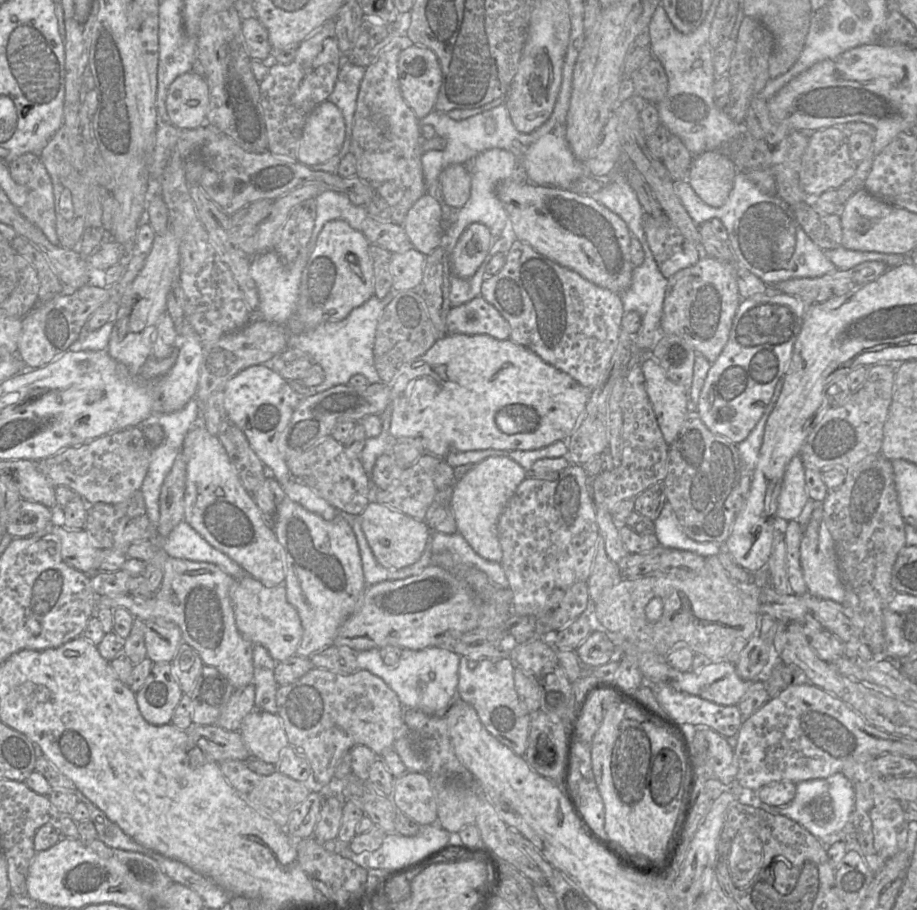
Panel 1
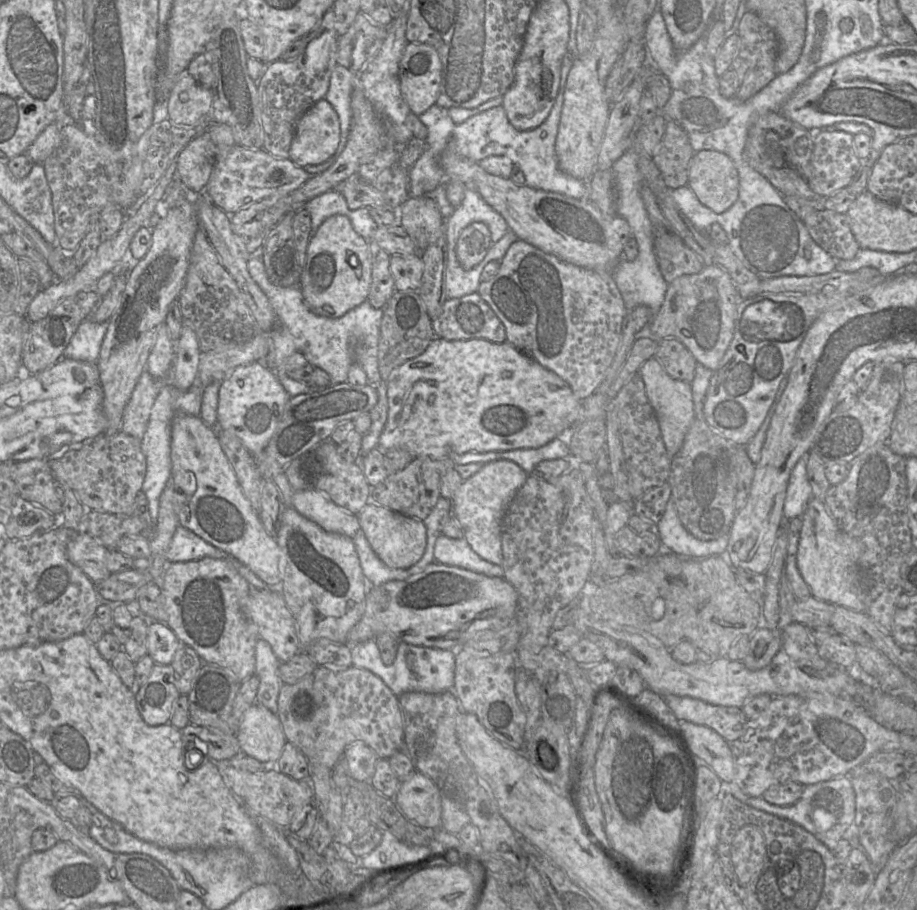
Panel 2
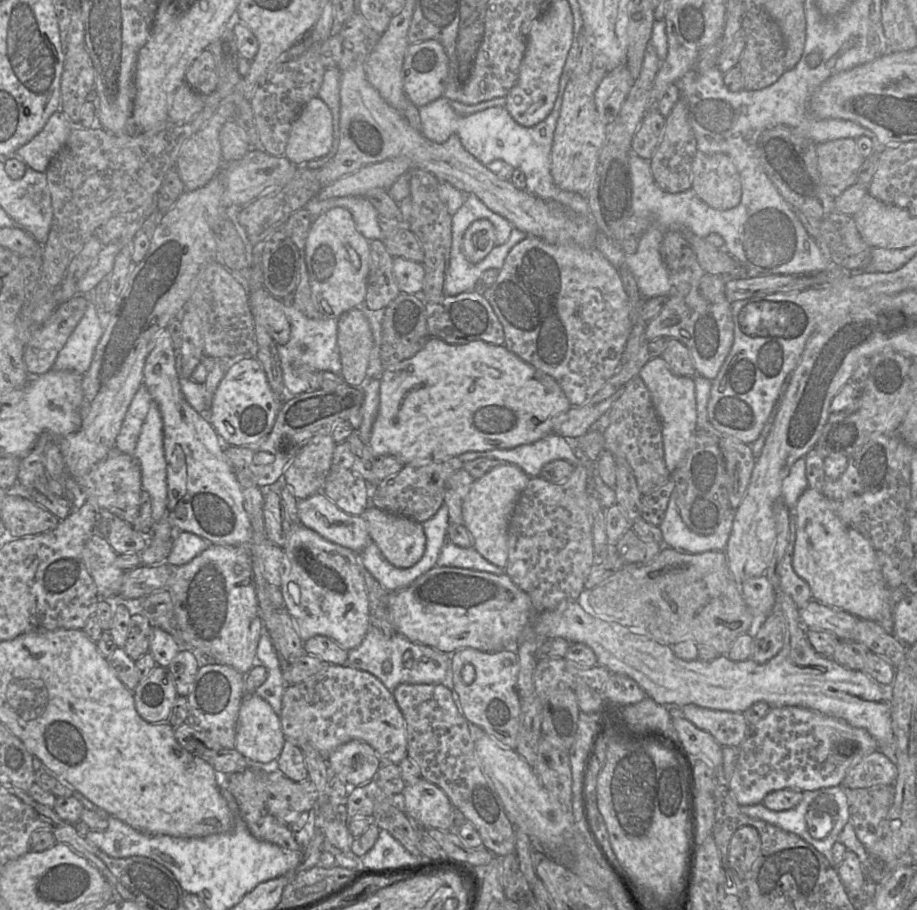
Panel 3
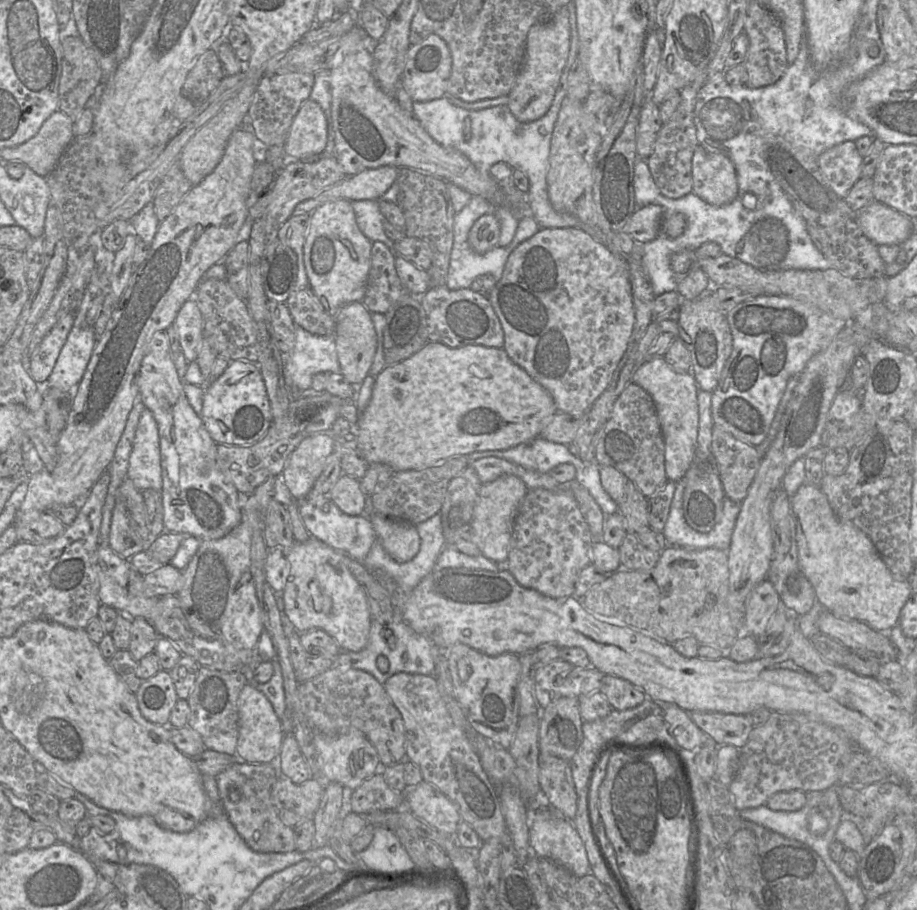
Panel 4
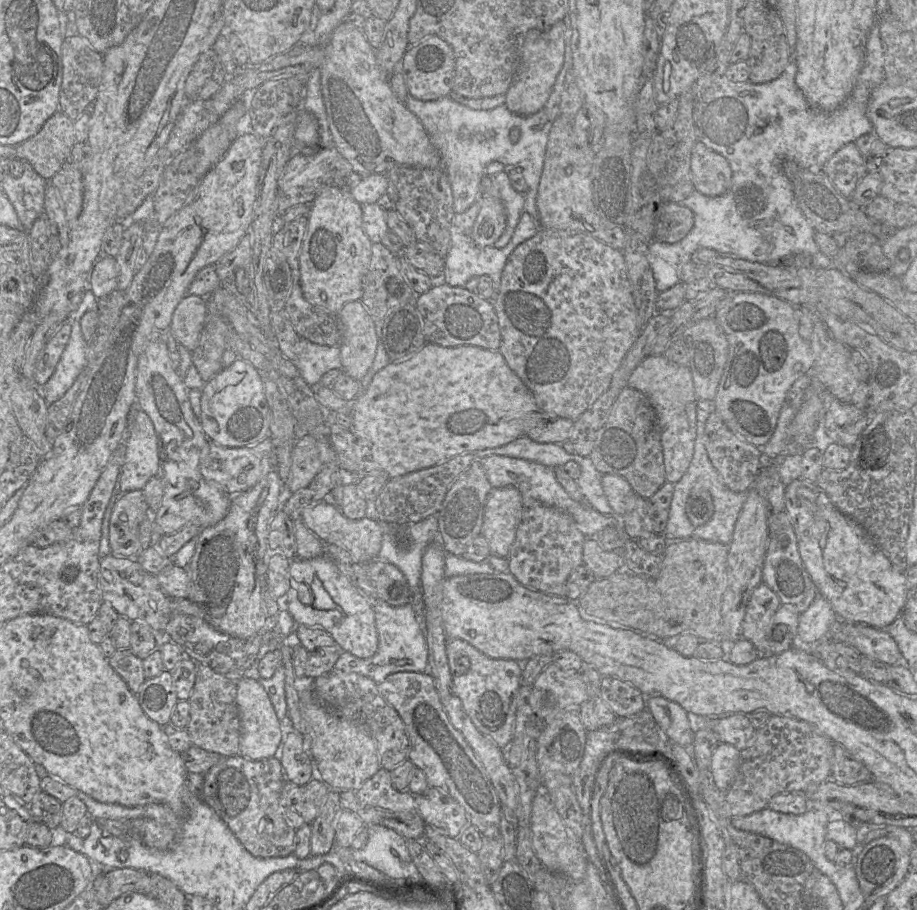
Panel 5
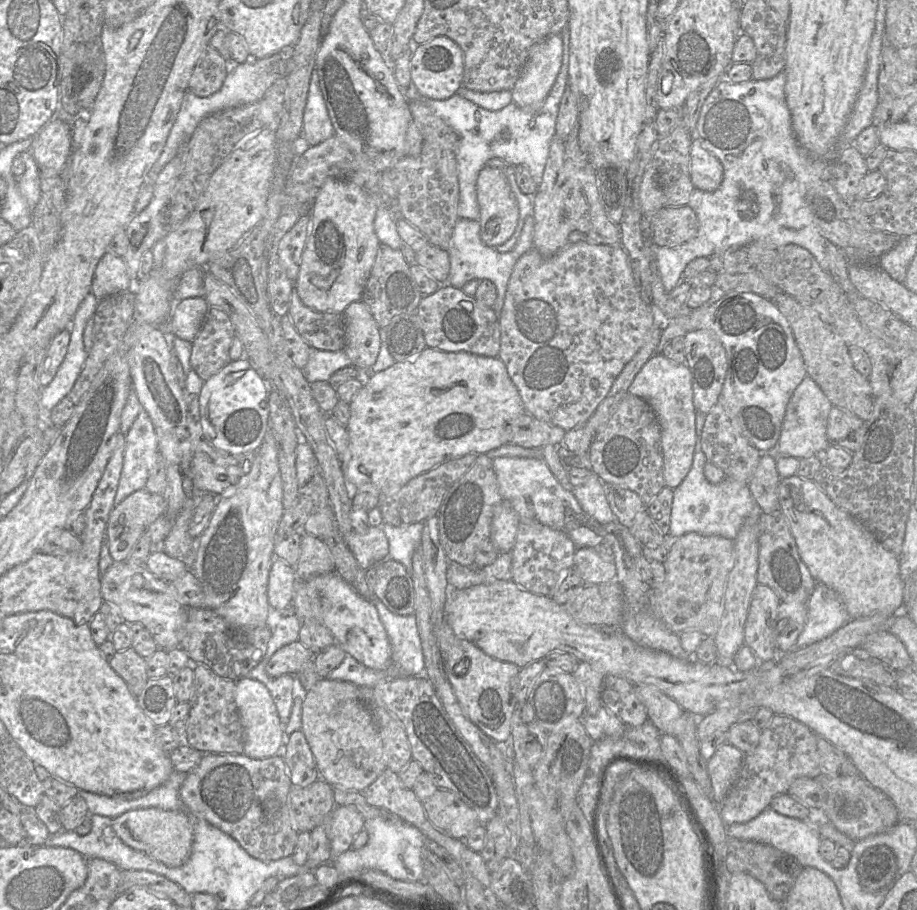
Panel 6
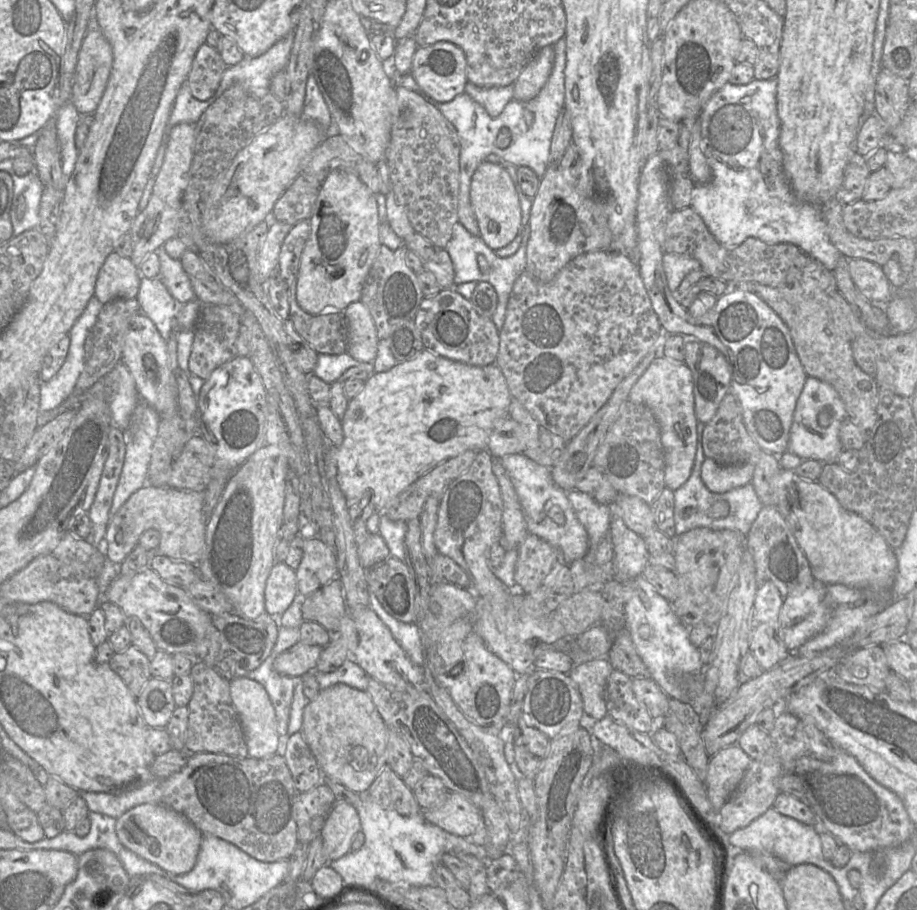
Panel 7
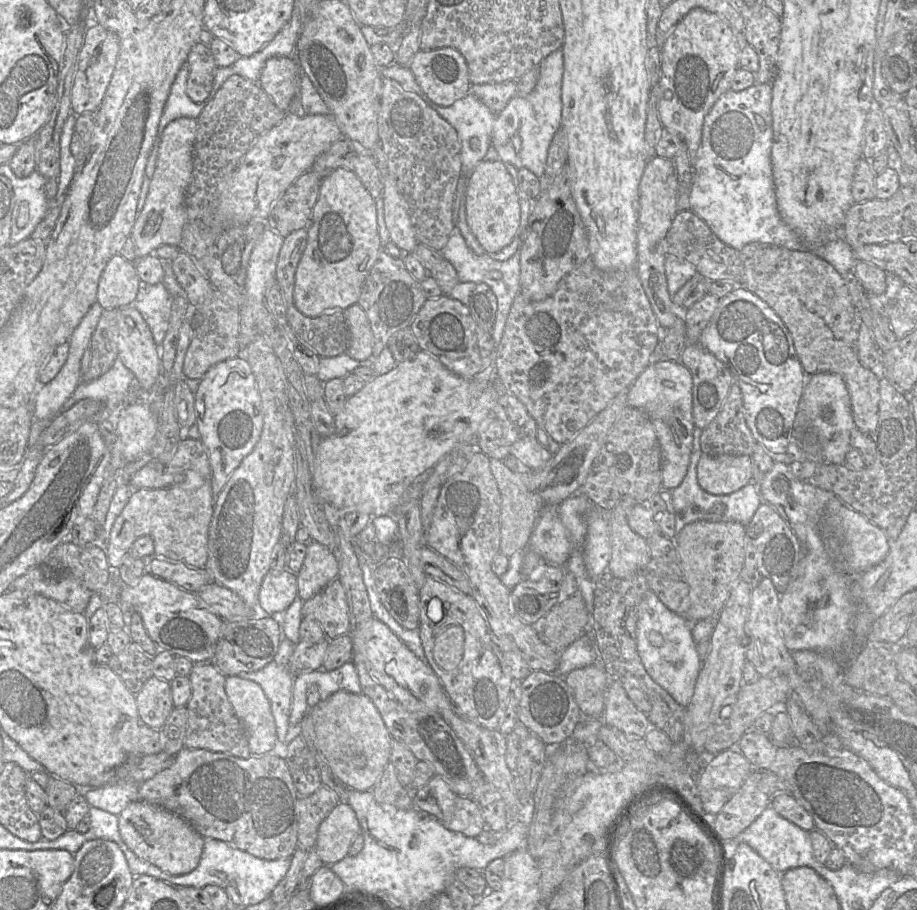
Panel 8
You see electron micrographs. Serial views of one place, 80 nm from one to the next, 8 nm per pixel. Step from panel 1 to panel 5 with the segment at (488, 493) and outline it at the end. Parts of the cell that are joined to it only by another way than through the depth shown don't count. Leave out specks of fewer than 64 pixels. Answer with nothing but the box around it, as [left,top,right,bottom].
[481,486,523,558]

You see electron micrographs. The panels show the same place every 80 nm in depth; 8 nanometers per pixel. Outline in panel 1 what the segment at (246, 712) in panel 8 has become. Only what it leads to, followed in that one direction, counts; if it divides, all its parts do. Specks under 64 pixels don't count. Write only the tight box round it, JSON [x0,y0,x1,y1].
[238,709,288,765]

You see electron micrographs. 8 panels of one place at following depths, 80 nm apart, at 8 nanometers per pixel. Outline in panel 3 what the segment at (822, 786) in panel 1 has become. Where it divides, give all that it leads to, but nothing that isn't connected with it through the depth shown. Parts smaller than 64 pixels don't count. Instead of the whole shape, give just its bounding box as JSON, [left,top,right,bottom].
[740,785,850,869]

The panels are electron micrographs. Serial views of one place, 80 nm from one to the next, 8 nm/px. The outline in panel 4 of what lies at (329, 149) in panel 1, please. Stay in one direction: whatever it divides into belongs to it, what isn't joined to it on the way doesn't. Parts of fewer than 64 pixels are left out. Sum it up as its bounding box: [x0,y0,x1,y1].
[284,100,328,160]

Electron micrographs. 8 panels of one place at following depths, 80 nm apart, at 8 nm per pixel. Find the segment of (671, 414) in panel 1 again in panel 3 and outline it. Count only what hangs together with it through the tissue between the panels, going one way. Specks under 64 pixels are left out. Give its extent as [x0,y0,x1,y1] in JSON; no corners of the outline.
[639,357,697,473]

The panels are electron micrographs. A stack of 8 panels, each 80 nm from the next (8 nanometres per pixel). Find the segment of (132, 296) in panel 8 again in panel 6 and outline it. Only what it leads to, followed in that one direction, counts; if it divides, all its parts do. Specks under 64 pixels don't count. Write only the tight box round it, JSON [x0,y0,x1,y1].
[91,252,134,300]

